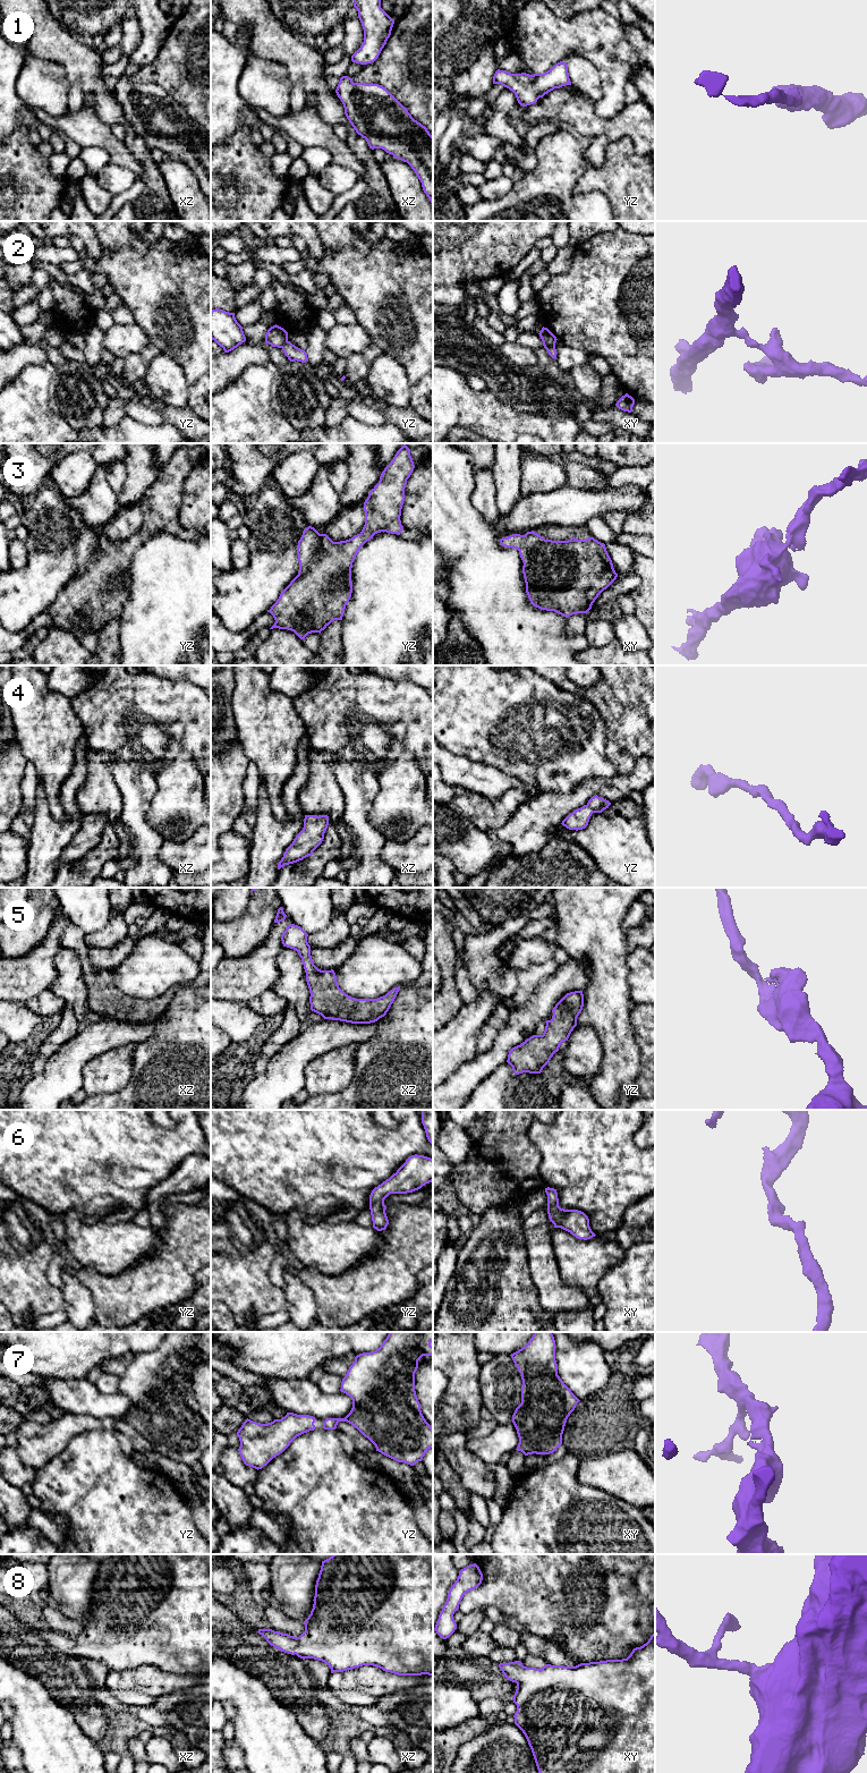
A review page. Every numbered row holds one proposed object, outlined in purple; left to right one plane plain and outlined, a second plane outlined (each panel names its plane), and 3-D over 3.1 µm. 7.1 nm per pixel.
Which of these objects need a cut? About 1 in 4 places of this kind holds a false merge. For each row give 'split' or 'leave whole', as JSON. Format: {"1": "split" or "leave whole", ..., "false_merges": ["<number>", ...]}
{"1": "leave whole", "2": "split", "3": "leave whole", "4": "leave whole", "5": "leave whole", "6": "leave whole", "7": "leave whole", "8": "leave whole", "false_merges": ["2"]}

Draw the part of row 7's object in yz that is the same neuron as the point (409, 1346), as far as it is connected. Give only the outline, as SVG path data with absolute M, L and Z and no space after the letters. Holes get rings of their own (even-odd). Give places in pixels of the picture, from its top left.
M390 1332L382 1346L375 1351L363 1352L355 1357L342 1378L340 1391L352 1400L352 1408L345 1418L326 1418L324 1430L335 1430L339 1422L347 1422L367 1437L382 1454L407 1465L422 1461L426 1451L433 1448L433 1428L424 1418L415 1391L415 1373L423 1356L432 1356L433 1332Z

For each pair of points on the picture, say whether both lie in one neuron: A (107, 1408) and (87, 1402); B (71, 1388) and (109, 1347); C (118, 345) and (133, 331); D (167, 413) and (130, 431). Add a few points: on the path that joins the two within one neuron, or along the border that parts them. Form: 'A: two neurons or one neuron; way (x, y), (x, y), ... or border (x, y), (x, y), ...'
A: one neuron; way (102, 1406), (92, 1402)
B: two neurons; border (85, 1376), (53, 1379)
C: one neuron; way (121, 341), (129, 334)
D: two neurons; border (164, 422), (167, 424)

